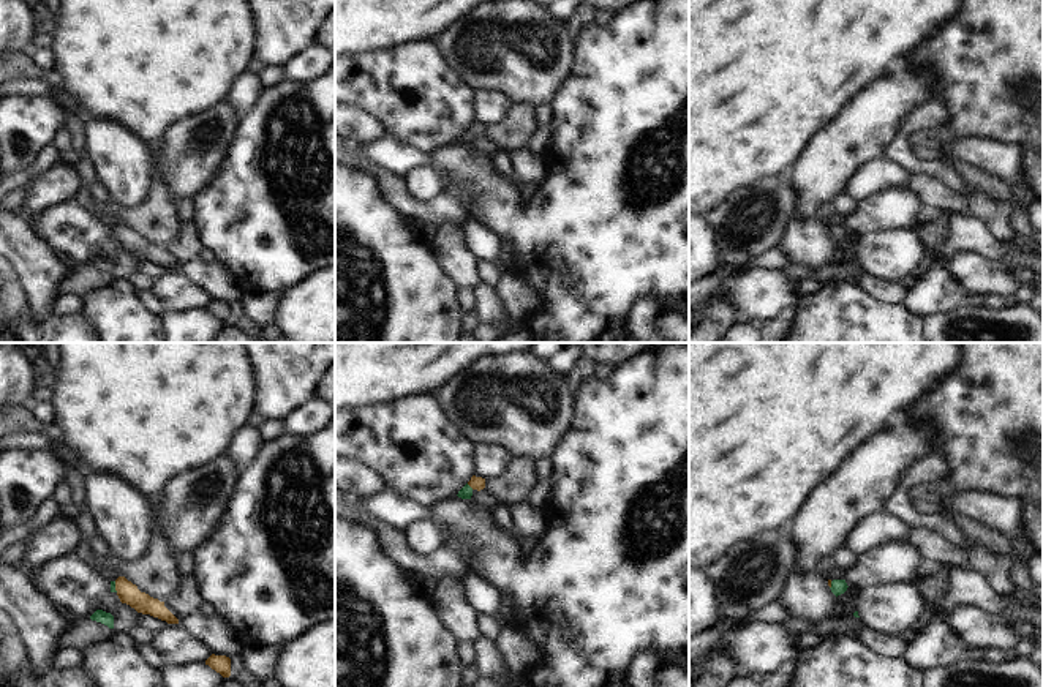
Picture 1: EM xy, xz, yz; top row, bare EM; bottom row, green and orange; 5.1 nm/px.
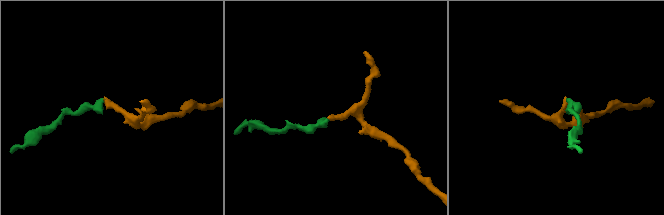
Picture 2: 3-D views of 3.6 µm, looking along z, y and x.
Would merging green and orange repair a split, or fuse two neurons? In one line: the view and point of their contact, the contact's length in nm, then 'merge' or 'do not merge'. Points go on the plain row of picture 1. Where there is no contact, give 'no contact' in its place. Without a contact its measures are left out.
xz (468, 131) | 50 nm | merge

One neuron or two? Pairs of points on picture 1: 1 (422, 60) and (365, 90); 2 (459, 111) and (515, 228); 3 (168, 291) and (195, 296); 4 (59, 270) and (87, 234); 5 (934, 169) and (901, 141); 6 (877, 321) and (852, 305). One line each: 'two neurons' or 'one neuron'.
1: one neuron
2: two neurons
3: one neuron
4: two neurons
5: one neuron
6: one neuron

